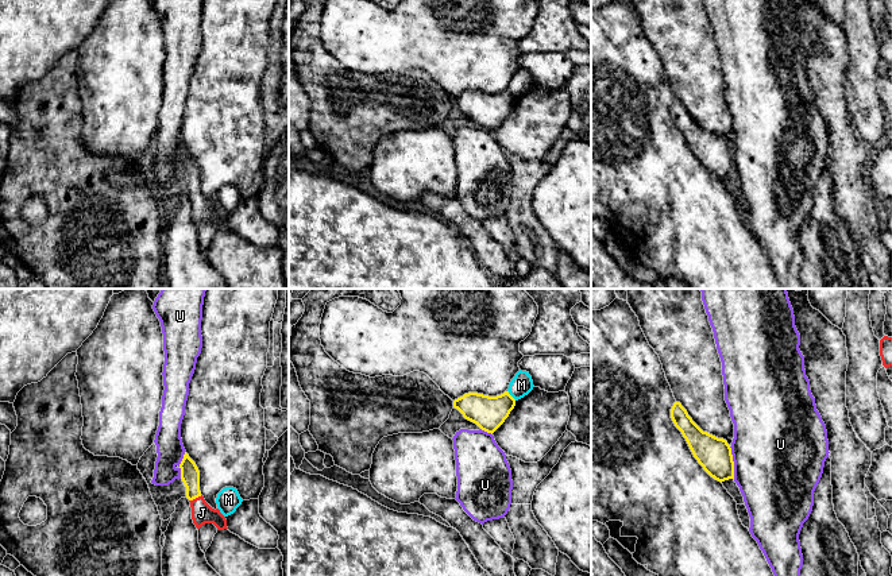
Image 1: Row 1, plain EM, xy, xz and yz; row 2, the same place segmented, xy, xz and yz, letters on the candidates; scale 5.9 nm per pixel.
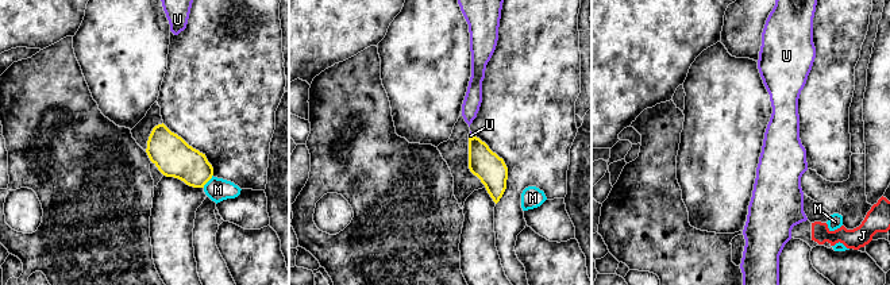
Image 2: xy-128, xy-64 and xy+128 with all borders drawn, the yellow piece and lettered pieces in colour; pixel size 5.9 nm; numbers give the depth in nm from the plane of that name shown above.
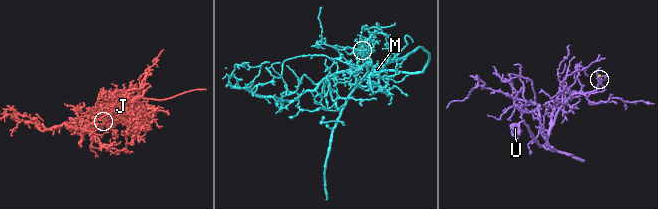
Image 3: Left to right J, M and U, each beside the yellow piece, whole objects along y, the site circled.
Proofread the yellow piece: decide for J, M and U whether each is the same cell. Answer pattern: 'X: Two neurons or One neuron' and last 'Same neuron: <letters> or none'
J: One neuron
M: Two neurons
U: Two neurons
Same neuron: J

